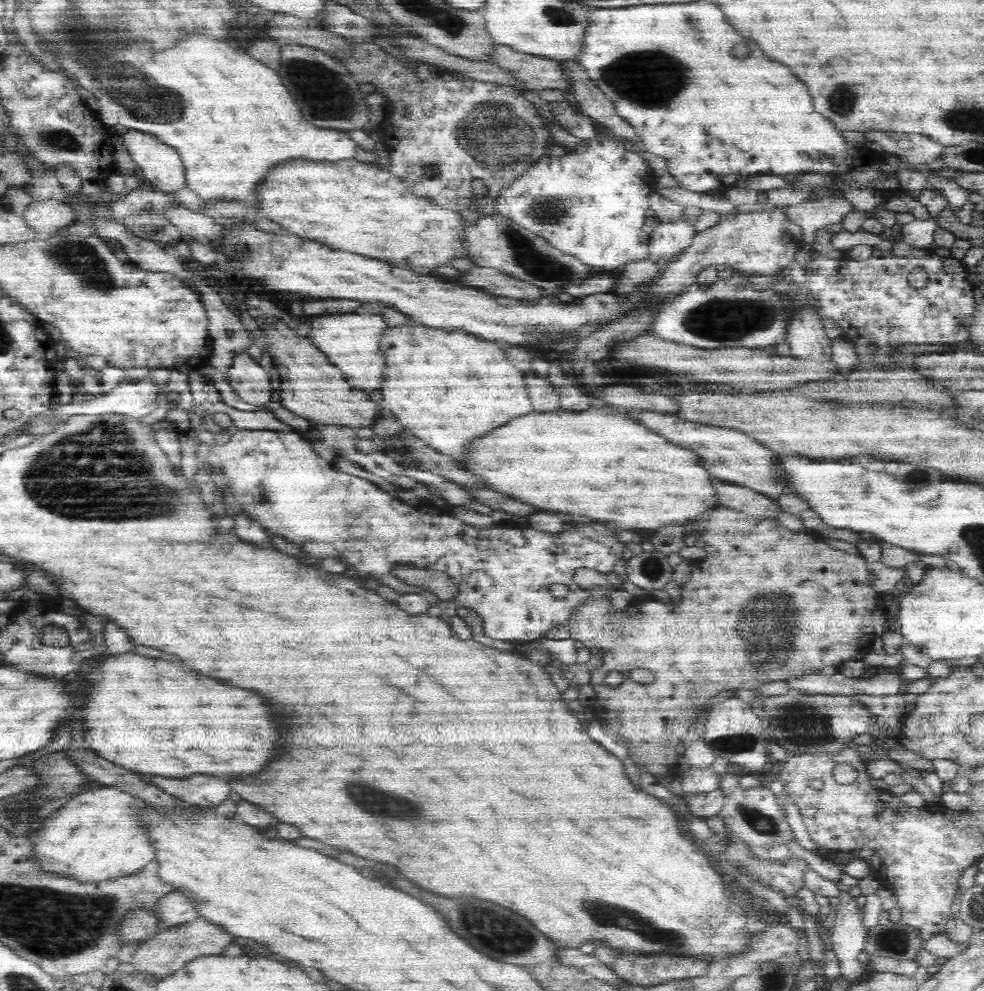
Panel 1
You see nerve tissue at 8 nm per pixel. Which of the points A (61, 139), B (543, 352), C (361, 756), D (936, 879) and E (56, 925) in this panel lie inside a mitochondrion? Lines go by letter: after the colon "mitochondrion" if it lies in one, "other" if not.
A: mitochondrion
B: other
C: other
D: other
E: mitochondrion

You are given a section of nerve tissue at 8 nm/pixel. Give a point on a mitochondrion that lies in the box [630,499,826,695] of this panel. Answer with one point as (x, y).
(768, 653)

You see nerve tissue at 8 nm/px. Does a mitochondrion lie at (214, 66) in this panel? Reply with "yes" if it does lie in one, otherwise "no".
no

